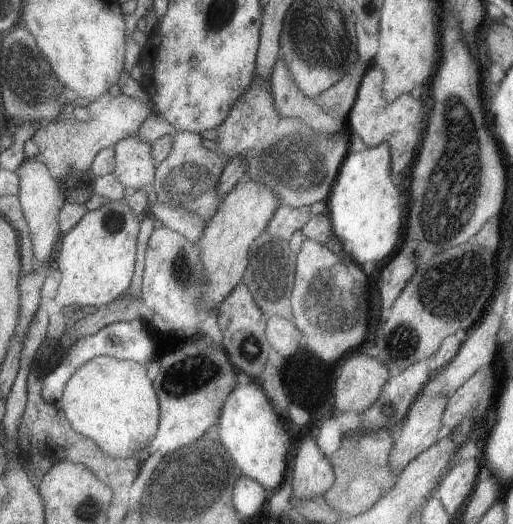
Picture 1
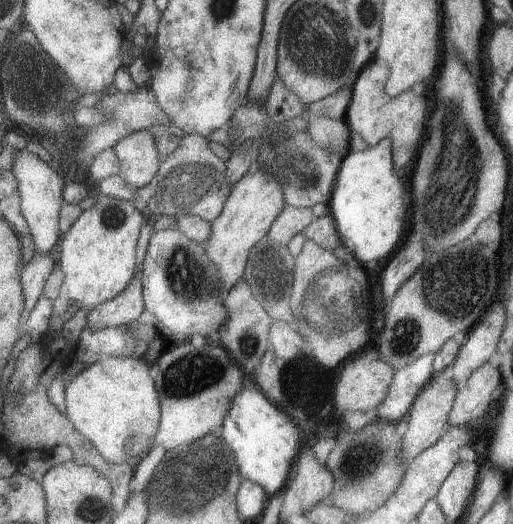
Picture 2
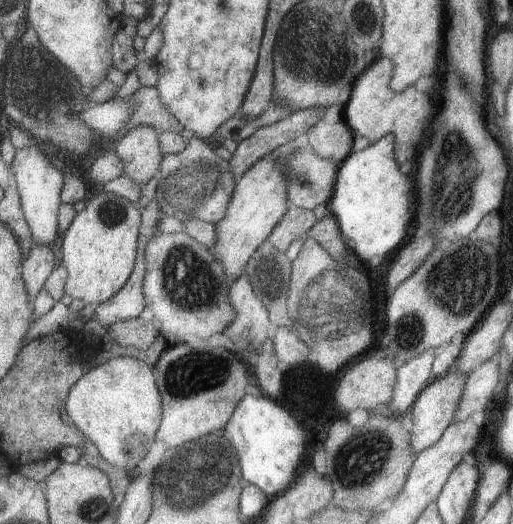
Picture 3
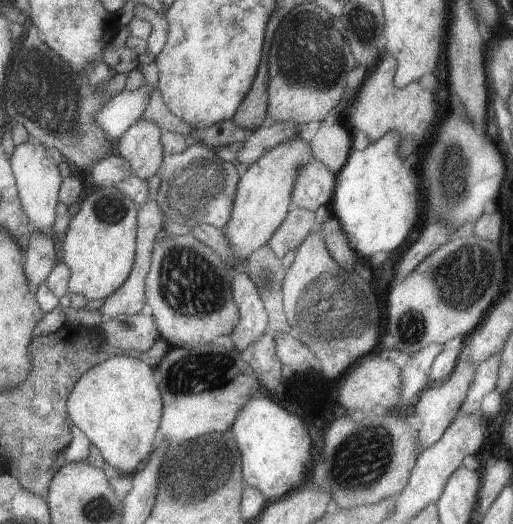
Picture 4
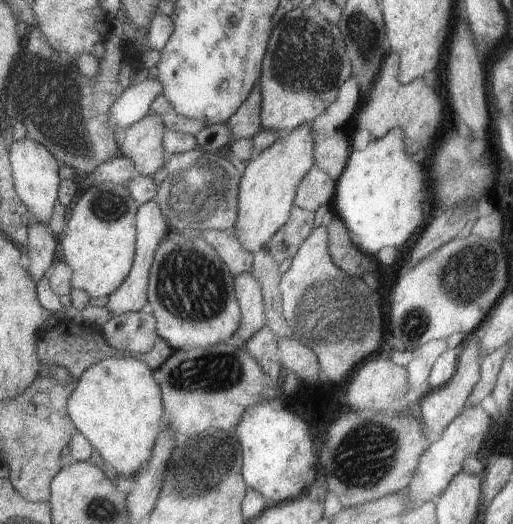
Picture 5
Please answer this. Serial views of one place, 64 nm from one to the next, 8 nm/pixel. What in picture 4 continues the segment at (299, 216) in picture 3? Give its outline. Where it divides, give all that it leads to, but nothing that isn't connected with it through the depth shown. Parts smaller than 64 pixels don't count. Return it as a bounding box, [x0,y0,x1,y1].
[267,204,317,258]

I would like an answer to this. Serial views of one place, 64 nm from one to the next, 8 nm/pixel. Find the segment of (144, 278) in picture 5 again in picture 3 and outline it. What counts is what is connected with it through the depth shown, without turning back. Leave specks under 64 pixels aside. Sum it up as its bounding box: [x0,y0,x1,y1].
[91,198,161,328]

